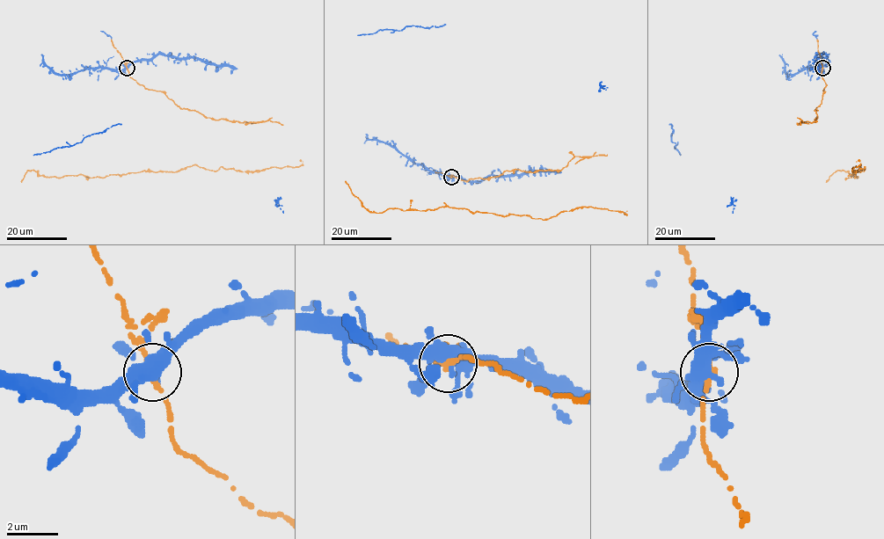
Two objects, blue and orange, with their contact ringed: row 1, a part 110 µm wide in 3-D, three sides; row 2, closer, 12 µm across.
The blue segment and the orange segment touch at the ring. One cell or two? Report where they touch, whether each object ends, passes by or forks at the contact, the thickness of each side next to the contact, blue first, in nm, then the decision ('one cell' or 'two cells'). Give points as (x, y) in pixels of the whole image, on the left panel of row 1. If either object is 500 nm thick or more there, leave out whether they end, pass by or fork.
at (127, 68); blue forks there; orange passes by; 400 nm thick on the blue side, 200 nm on the other; one cell

